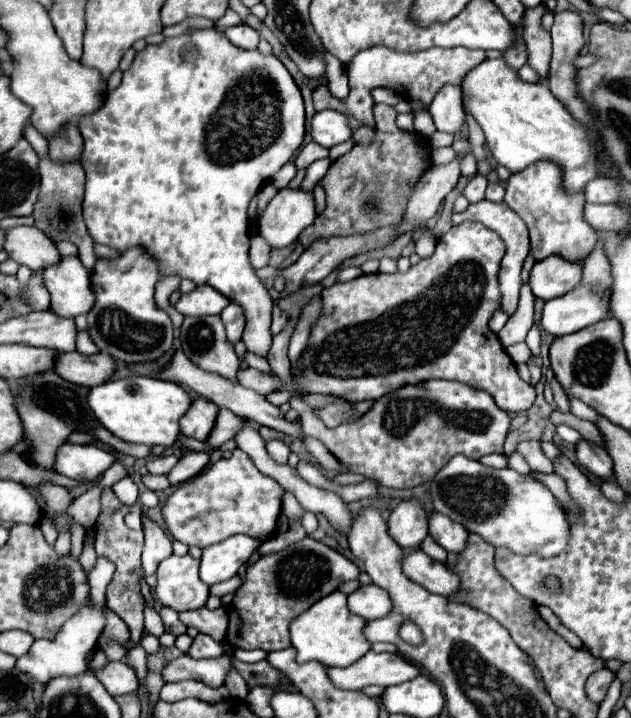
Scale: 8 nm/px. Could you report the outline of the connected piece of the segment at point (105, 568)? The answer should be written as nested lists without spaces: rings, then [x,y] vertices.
[[[98,558],[96,568],[90,572],[88,576],[88,584],[90,584],[90,592],[88,592],[88,604],[84,604],[84,608],[80,608],[80,612],[76,612],[76,616],[72,616],[72,620],[68,620],[62,630],[56,634],[54,640],[36,640],[30,648],[28,654],[24,654],[22,658],[16,660],[16,668],[20,672],[28,672],[32,674],[34,680],[38,680],[40,684],[48,684],[48,680],[52,680],[54,676],[60,674],[82,674],[86,668],[86,654],[88,650],[92,650],[106,626],[106,618],[102,616],[108,608],[106,608],[106,586],[110,584],[114,574],[112,562]]]

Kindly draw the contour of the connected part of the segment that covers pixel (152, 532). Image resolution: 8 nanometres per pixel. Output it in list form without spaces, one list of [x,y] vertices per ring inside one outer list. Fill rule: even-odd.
[[[148,520],[144,522],[144,550],[142,550],[142,572],[144,576],[152,576],[162,560],[172,556],[172,540],[166,536],[166,532],[154,522]]]

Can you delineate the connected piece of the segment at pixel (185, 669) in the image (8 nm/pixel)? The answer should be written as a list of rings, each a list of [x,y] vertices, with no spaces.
[[[188,654],[168,662],[162,668],[162,680],[164,682],[180,682],[180,680],[200,680],[206,686],[222,686],[224,676],[228,674],[232,662],[230,656],[222,654],[214,660],[196,660]]]

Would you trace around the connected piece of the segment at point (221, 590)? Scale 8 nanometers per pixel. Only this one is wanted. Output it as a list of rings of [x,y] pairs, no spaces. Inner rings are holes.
[[[238,575],[232,577],[231,579],[212,585],[214,590],[209,591],[210,595],[215,595],[218,597],[223,597],[224,595],[235,592],[242,584],[242,581]]]

